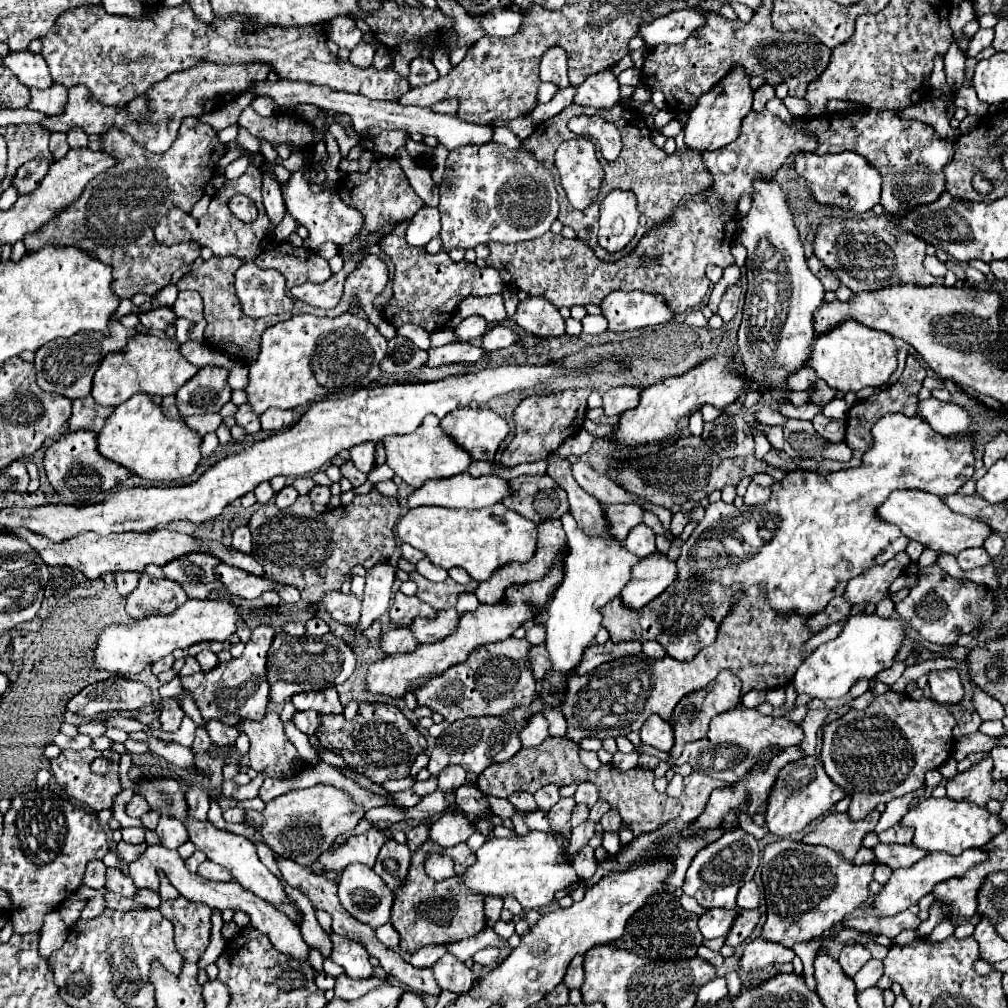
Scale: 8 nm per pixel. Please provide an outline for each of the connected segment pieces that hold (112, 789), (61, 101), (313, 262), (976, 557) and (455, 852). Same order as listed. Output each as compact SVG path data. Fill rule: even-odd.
M85 748L85 750L73 750L73 754L67 754L67 752L61 752L55 760L51 760L51 772L53 772L53 778L57 782L57 786L63 790L63 794L75 802L81 802L85 806L89 806L91 810L105 810L105 808L111 808L117 794L123 792L123 786L121 786L121 780L119 780L119 760L121 760L121 754L113 752L113 750L105 750L105 752L99 752L99 750L93 750L93 748ZM95 758L109 758L111 760L111 766L109 766L109 772L105 776L97 776L91 772L91 762Z
M53 84L53 90L31 90L31 102L27 108L43 110L47 116L57 116L65 110L67 90Z
M289 242L279 244L275 252L263 252L255 258L259 268L275 268L287 280L289 290L303 282L325 282L331 276L329 264L323 256L313 250L291 246Z
M967 548L961 552L961 570L973 570L977 566L985 566L987 562L991 562L989 554L985 548Z
M457 844L457 846L449 848L449 850L445 850L443 854L449 856L449 858L455 862L457 874L463 872L467 866L471 866L471 864L473 864L473 858L475 858L475 854L467 848L467 844Z

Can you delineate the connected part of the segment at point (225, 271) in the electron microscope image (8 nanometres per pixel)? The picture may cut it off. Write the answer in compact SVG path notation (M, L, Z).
M227 256L227 258L209 258L205 260L195 272L183 276L177 282L179 290L195 290L201 294L203 304L205 304L205 320L207 320L207 328L205 328L205 342L229 352L233 358L237 358L239 362L253 362L259 354L259 338L261 332L267 330L269 326L285 320L285 316L265 316L265 318L247 318L241 312L241 304L239 298L235 296L233 290L233 274L235 270L243 264L241 258L237 256Z

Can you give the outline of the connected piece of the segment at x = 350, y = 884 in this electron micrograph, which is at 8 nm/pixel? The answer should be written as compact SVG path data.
M349 864L339 876L339 900L353 918L377 928L391 920L395 898L371 868Z

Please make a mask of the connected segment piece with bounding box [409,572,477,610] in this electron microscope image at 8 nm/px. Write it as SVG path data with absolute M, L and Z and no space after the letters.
M411 572L409 578L419 586L417 588L417 598L421 598L423 602L431 604L437 610L453 608L457 604L457 596L461 592L473 592L477 588L475 580L469 586L463 586L463 584L457 584L451 578L447 578L445 582L431 582L431 580L423 578L419 572Z

